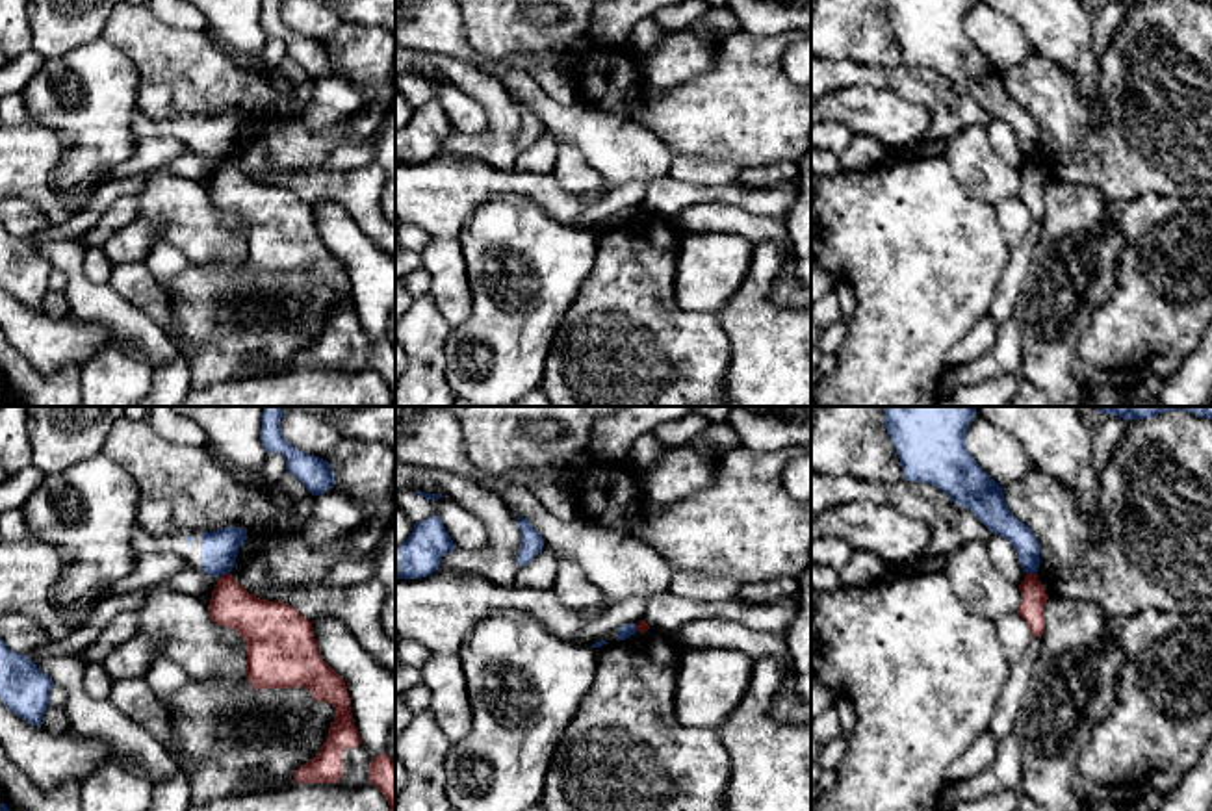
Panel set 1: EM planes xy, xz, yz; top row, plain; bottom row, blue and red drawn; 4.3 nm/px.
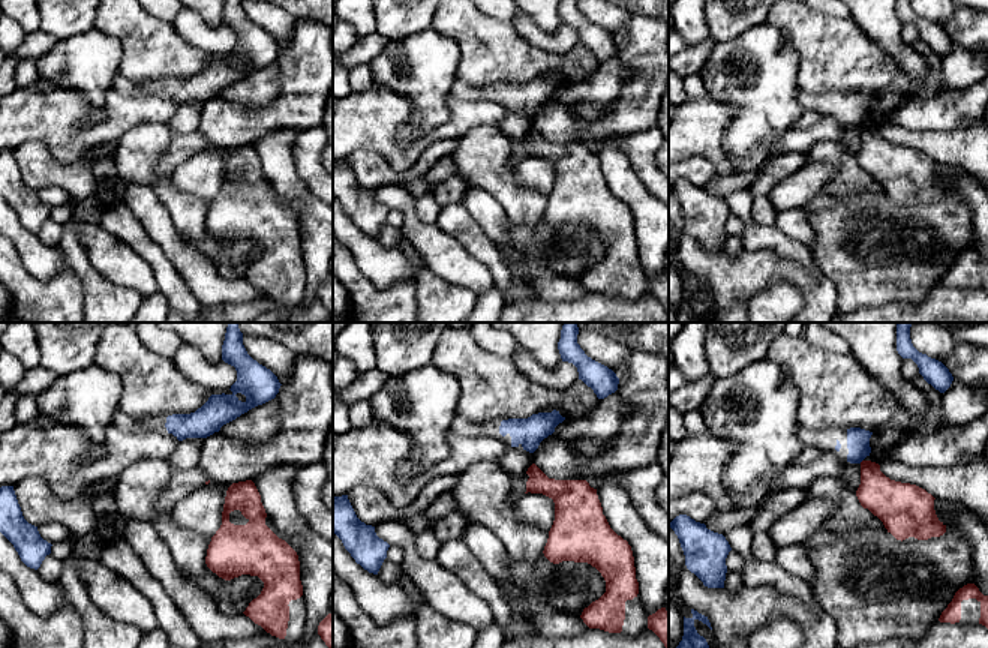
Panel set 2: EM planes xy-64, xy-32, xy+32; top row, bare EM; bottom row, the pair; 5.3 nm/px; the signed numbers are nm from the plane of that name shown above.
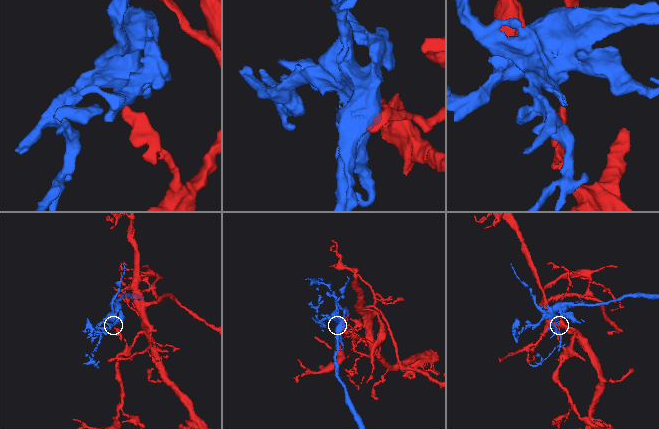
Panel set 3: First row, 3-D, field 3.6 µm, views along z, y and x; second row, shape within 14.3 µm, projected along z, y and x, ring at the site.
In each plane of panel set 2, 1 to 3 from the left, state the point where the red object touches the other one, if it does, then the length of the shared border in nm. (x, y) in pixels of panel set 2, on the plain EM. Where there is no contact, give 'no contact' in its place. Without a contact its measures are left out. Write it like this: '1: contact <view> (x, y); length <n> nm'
1: no contact
2: no contact
3: contact xy+32 (861, 125); length 30 nm

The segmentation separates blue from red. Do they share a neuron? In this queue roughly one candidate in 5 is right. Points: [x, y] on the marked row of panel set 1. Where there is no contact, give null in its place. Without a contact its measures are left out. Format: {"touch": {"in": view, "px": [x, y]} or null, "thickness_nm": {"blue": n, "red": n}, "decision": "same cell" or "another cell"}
{"touch": {"in": "xy", "px": [223, 574]}, "thickness_nm": {"blue": 160, "red": 190}, "decision": "another cell"}

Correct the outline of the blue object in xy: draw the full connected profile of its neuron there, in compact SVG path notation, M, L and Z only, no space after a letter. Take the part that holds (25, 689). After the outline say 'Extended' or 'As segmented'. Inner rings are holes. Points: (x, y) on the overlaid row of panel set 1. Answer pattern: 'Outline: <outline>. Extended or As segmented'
Outline: M0 640L0 700L11 713L32 726L41 726L52 687L52 679L28 655L11 651Z. As segmented

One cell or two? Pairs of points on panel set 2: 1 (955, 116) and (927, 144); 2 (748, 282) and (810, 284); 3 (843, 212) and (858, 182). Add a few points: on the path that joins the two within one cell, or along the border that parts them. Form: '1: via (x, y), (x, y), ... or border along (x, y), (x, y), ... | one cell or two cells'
1: border along (967, 126), (955, 129), (906, 129) | two cells
2: via (763, 275), (795, 275) | one cell
3: border along (883, 189), (844, 200), (831, 197) | two cells

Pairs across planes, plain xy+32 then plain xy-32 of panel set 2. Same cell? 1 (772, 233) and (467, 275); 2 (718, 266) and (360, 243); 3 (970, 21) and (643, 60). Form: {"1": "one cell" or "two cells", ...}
{"1": "one cell", "2": "one cell", "3": "one cell"}

